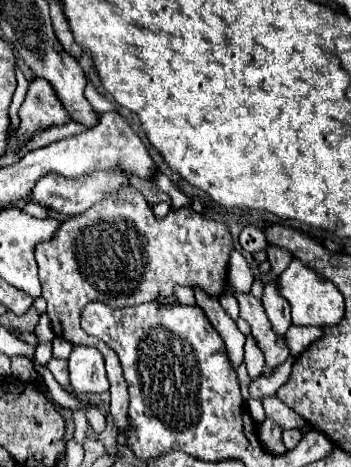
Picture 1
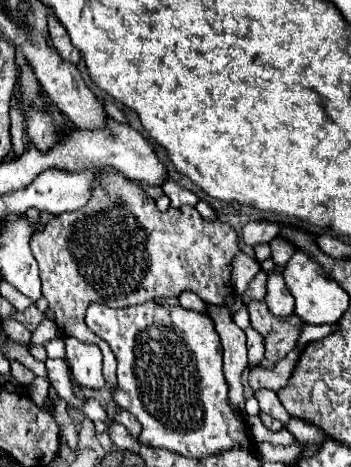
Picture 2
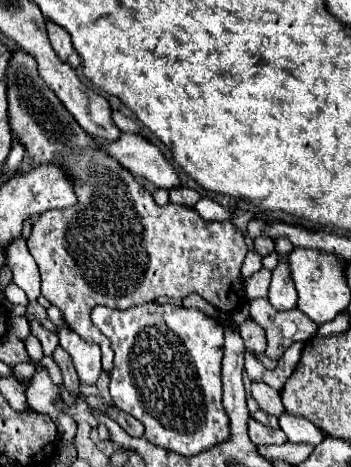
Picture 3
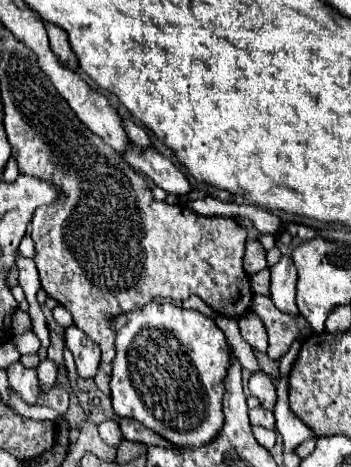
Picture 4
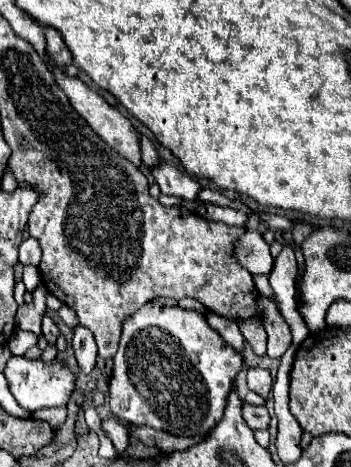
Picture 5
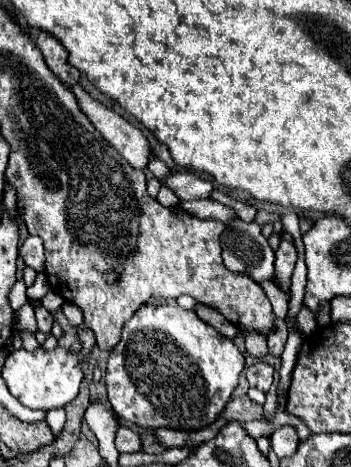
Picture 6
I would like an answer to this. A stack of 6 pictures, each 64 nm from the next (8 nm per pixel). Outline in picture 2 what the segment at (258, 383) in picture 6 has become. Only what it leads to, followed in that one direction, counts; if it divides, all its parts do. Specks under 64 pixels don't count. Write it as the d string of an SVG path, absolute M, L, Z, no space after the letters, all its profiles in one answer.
M256 390L254 396L256 396L262 412L266 412L272 418L280 420L282 424L286 424L290 420L290 414L282 408L282 404L280 404L280 400L278 400L278 396L276 396L274 390Z

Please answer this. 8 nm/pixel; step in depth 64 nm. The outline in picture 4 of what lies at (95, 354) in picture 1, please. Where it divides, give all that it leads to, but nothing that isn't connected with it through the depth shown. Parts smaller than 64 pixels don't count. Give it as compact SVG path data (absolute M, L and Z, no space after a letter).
M70 326L64 338L66 346L74 354L76 370L82 378L94 378L98 364L100 364L100 348L94 340L90 340L78 326Z

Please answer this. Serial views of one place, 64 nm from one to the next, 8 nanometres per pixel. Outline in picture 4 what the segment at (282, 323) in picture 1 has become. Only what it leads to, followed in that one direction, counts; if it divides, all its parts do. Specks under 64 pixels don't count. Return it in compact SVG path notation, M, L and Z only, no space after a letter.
M282 254L280 262L270 266L272 274L272 302L278 310L298 316L296 308L296 264L290 256Z

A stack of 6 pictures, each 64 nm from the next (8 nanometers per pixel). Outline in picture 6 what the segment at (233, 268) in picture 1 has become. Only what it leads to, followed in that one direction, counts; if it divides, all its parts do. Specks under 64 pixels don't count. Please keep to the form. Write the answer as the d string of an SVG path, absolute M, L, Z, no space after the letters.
M234 218L226 224L220 236L224 266L234 274L246 274L252 280L276 280L274 250L262 236L256 222L244 222Z

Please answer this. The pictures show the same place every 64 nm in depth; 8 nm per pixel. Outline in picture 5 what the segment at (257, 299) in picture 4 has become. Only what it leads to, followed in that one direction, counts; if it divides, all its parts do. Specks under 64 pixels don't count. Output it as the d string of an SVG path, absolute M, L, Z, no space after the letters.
M264 300L264 308L268 308L268 312L264 312L264 320L262 320L266 334L268 334L268 356L280 358L288 350L288 346L292 342L292 334L290 334L288 324L280 316L276 304L272 304L270 300Z

